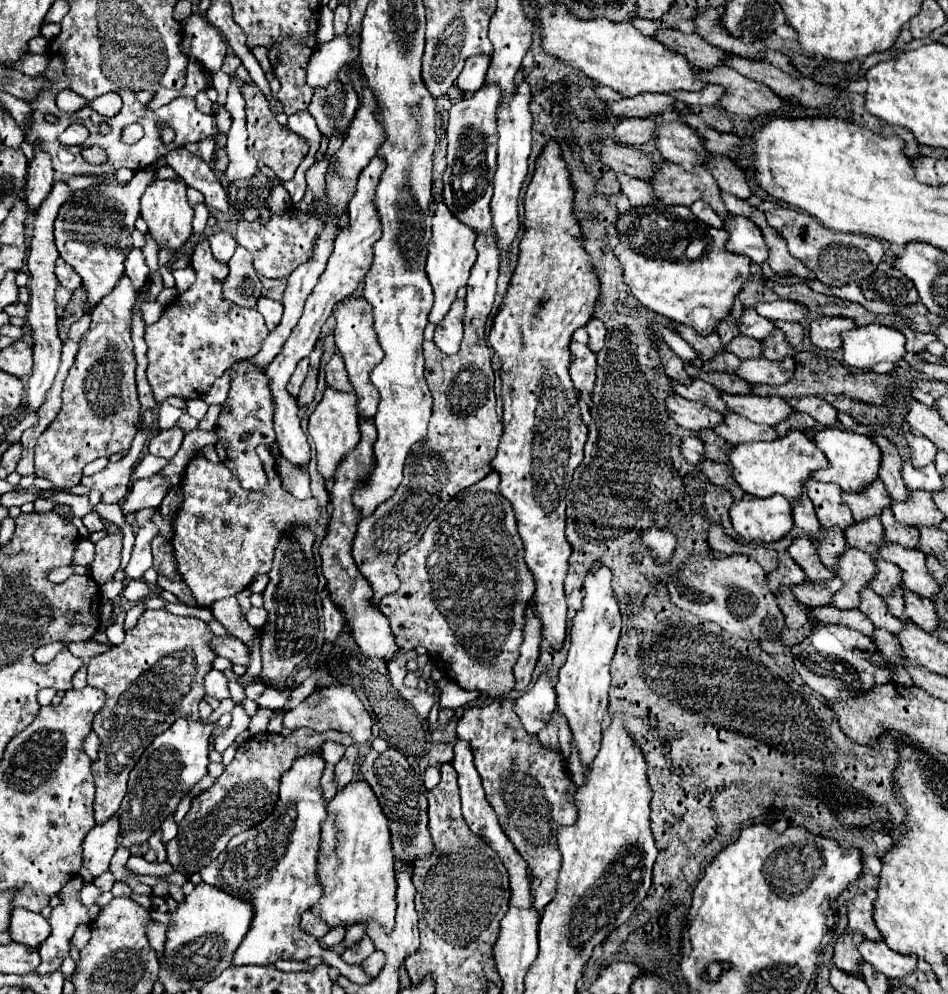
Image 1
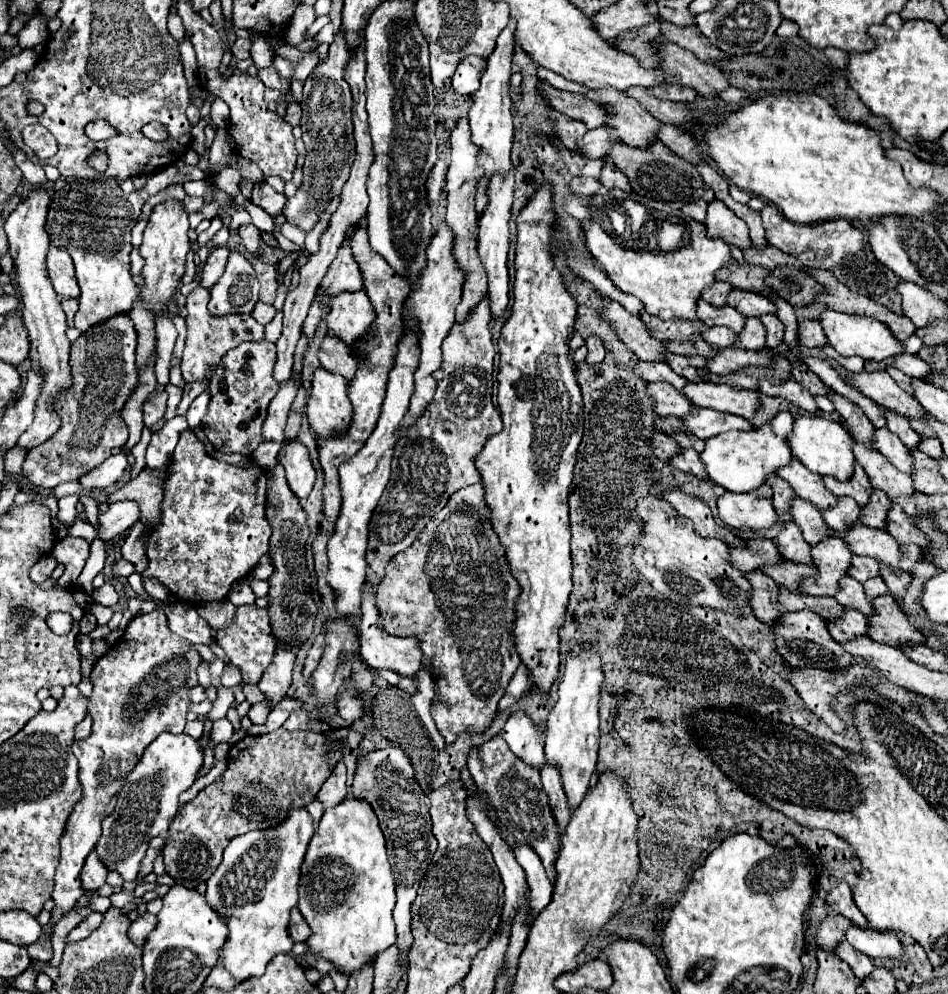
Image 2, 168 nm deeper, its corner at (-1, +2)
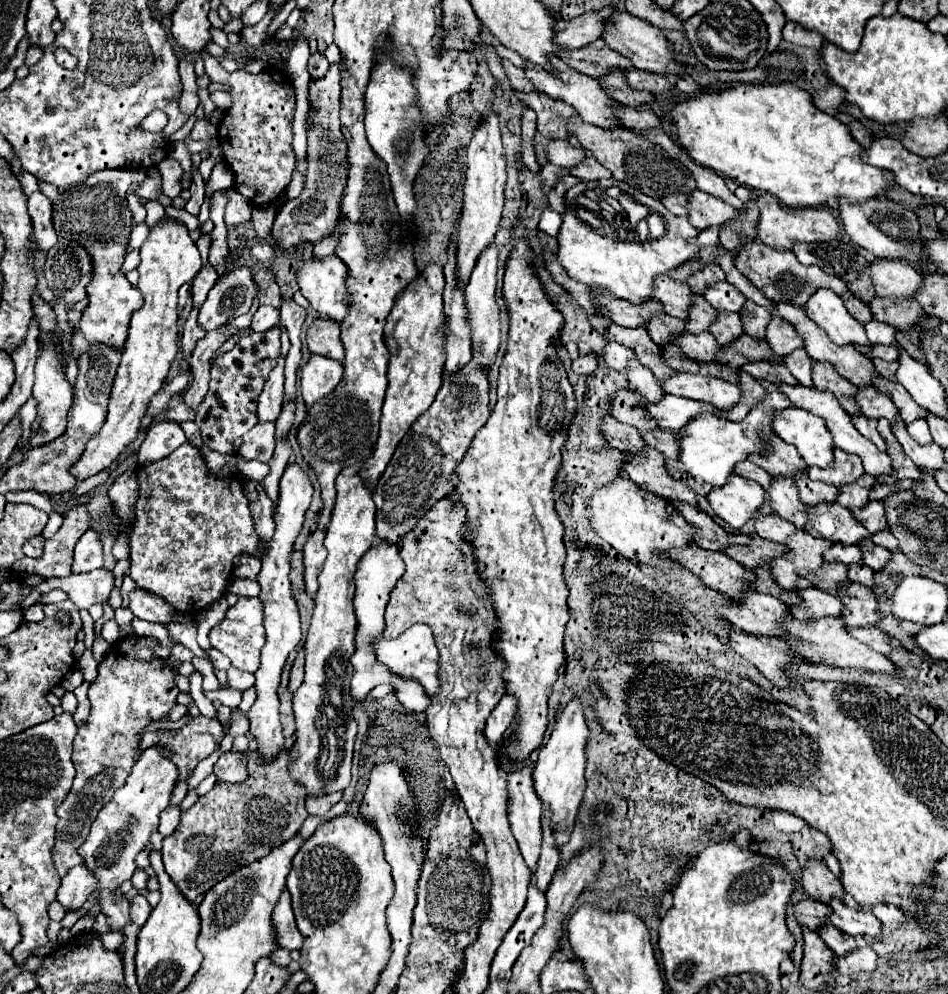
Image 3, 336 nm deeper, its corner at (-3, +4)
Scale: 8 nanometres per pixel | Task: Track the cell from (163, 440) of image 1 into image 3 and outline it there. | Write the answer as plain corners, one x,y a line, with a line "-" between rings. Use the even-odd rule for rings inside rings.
158,421
146,431
146,439
138,451
138,463
152,463
168,457
186,441
184,431
176,421

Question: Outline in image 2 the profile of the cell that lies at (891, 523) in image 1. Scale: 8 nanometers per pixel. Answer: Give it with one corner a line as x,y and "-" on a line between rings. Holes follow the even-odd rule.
874,489
870,503
866,507
862,507
862,523
866,527
876,527
876,529
884,529
886,527
886,519
888,519
888,509
892,507
892,501
878,489

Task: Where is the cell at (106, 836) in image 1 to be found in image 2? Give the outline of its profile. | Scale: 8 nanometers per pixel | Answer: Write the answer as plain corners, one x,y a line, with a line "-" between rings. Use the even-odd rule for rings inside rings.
92,851
92,853
86,857
84,869
82,869
82,885
86,887
86,891
90,891
90,889
100,889
100,887
106,883
106,875
108,875
106,865
100,861
98,853

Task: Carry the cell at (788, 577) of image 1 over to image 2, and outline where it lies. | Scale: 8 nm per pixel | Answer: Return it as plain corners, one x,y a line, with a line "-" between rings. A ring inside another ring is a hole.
748,539
748,547
734,547
730,551
732,563
738,563
742,573
760,571
764,565
780,565
786,561
770,539

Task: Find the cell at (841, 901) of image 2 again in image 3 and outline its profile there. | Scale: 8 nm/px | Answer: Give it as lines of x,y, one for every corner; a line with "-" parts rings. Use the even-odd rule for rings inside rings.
808,859
808,863
802,867
800,885
812,899
822,903
826,903
828,897
842,897
844,889
840,879
834,877
832,871
818,859

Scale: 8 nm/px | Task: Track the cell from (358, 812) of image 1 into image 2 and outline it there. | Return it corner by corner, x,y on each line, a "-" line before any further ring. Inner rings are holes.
348,797
336,807
324,811
302,863
302,879
298,891
298,909
312,929
312,937
306,941
310,953
320,953
342,973
354,973
358,967
372,961
378,951
384,951
396,943
392,919
392,909
396,903
394,875
386,853
386,839
380,831
380,823
370,803
366,803
364,799

